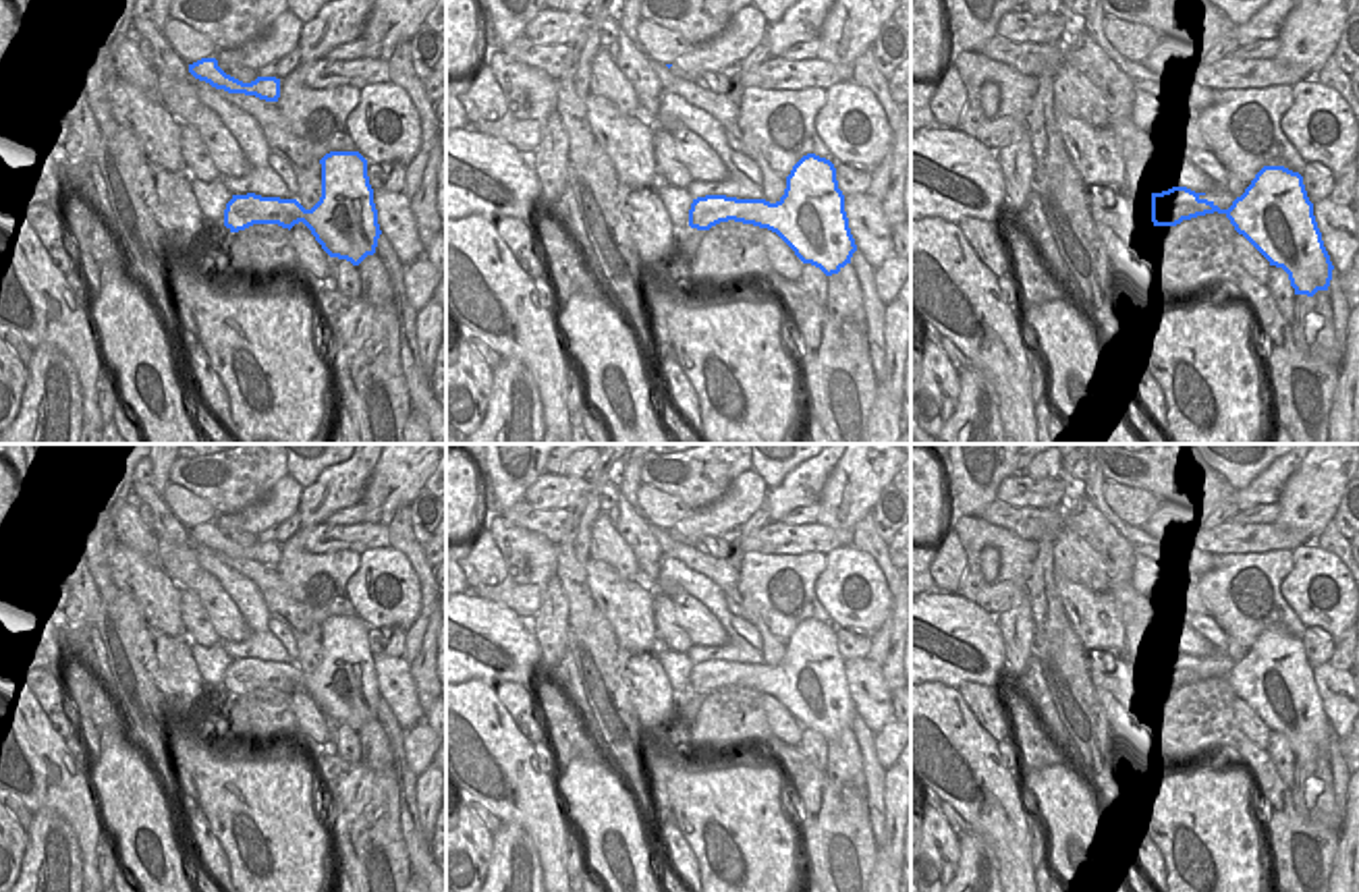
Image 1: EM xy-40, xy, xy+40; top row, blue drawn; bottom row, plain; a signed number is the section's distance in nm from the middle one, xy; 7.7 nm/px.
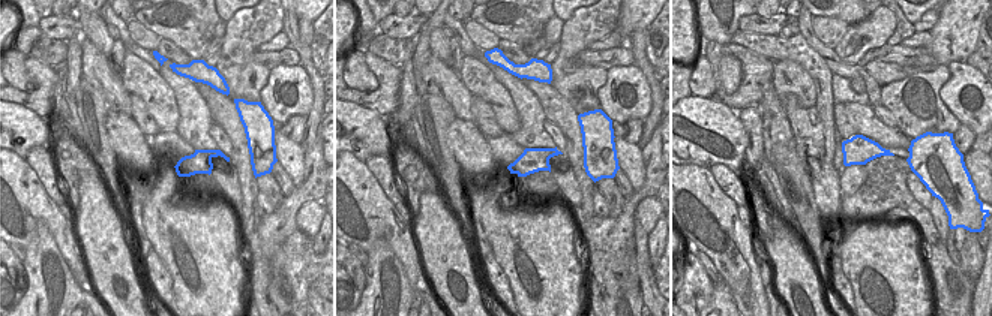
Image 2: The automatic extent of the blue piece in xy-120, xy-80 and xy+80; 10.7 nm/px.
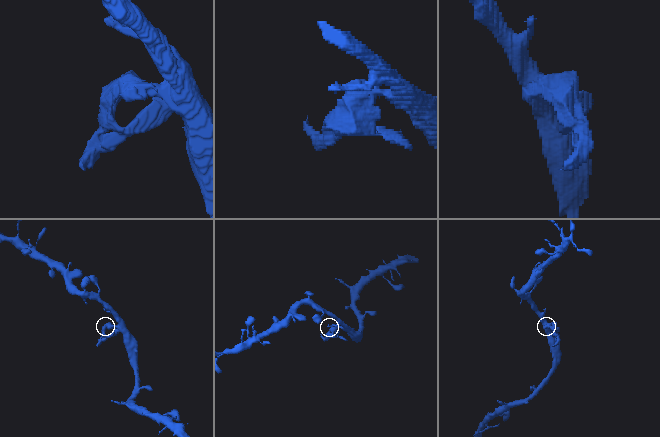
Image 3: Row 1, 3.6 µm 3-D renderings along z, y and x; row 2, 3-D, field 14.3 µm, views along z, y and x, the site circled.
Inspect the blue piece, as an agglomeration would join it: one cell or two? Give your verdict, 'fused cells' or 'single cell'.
fused cells

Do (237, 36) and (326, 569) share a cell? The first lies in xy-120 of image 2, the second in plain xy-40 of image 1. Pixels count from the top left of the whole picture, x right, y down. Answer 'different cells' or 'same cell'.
same cell

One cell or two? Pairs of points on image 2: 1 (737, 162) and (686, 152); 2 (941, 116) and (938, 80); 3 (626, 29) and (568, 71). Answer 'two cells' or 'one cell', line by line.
1: one cell
2: one cell
3: two cells

